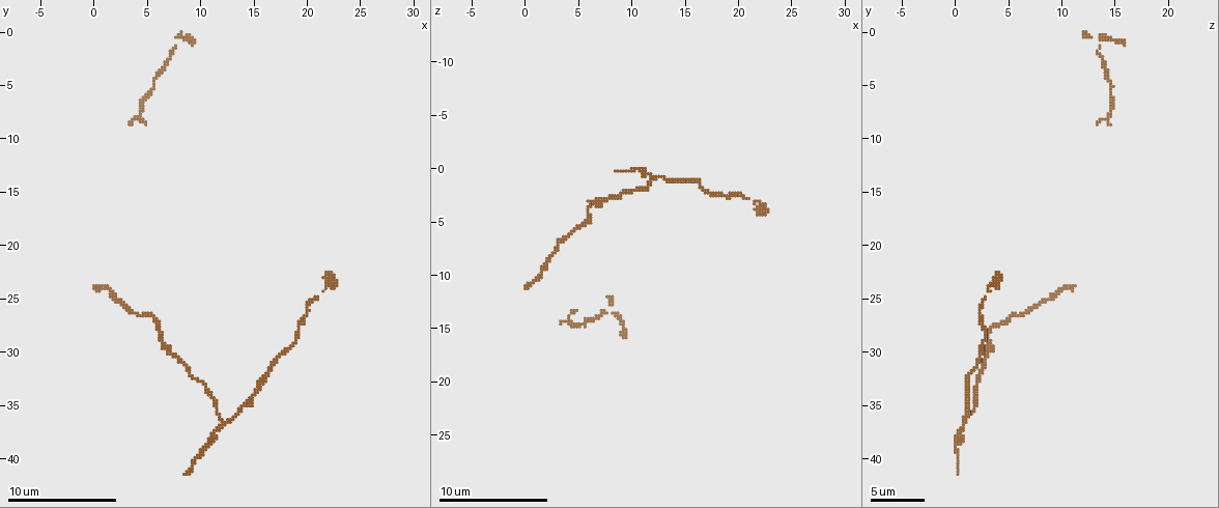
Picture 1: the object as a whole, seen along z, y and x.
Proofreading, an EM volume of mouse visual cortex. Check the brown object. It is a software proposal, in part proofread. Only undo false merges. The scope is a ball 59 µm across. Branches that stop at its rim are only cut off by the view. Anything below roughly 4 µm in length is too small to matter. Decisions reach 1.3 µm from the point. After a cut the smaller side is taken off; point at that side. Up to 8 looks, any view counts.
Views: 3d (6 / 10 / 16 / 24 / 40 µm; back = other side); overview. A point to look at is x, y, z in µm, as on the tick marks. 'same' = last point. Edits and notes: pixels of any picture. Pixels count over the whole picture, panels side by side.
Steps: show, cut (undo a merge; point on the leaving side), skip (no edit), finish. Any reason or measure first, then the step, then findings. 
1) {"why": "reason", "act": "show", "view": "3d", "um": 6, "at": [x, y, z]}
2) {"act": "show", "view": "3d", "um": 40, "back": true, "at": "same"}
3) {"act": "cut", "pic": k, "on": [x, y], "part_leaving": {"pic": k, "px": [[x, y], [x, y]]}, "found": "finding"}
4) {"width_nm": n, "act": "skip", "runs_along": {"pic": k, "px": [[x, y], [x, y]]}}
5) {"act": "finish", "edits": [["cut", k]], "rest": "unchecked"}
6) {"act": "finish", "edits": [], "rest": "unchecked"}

{"why": "calibre changes", "act": "show", "view": "3d", "um": 16, "at": [16.0, 32.2, 1.2]}

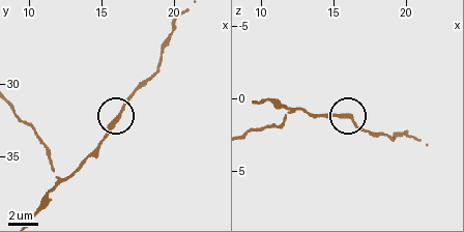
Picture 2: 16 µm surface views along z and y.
{"act": "skip", "runs_along": {"pic": 2, "px": [[18, 116], [34, 132], [54, 172], [65, 178], [139, 88]]}, "found": "all the same cell"}

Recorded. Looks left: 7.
{"why": "thick turns thin", "act": "show", "view": "3d", "um": 10, "at": [19.4, 27.8, 3.0]}

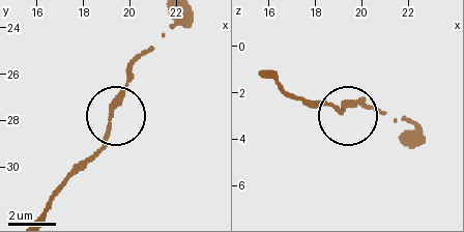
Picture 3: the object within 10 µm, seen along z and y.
{"width_nm": 210, "act": "skip", "runs_along": {"pic": 3, "px": [[260, 69], [287, 91], [325, 102], [337, 111], [360, 99]]}, "found": "one cell here"}

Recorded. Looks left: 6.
{"why": "calibre changes", "act": "show", "view": "3d", "um": 16, "at": [6.4, 28.6, 3.0]}

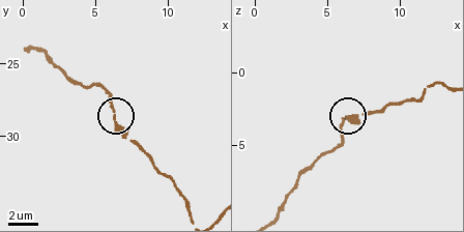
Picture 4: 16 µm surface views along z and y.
{"width_nm": 140, "act": "skip", "found": "continuous, no second cell"}

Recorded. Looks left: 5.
{"why": "three-way junction", "act": "show", "view": "3d", "um": 10, "at": [12.2, 36.6, 0.6]}

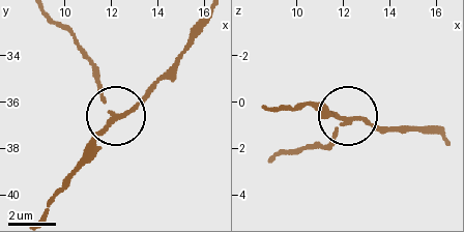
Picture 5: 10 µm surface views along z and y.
{"act": "show", "view": "3d", "um": 10, "back": true, "at": [12.2, 36.7, 0.7]}

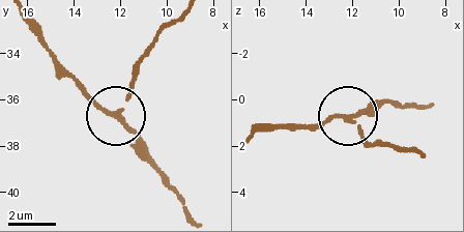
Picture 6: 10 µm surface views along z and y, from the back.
{"width_nm": 150, "act": "skip", "runs_along": {"pic": 6, "px": [[423, 156], [369, 147], [351, 123], [351, 117], [390, 99]]}, "found": "continuous, no second cell"}

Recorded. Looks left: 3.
{"act": "finish", "edits": [], "rest": "unchecked"}

